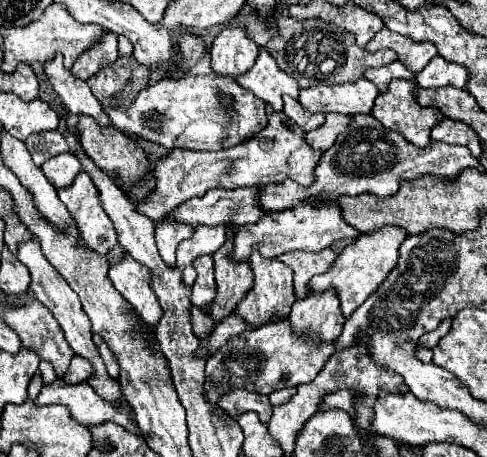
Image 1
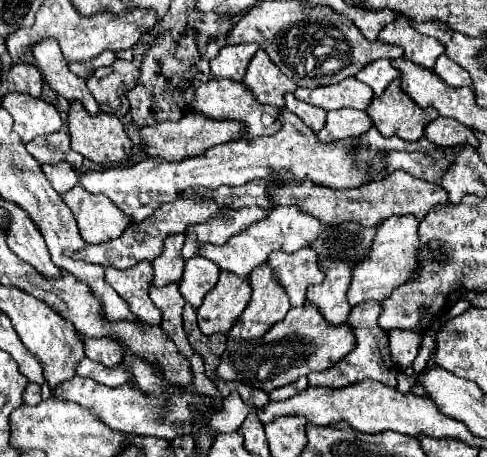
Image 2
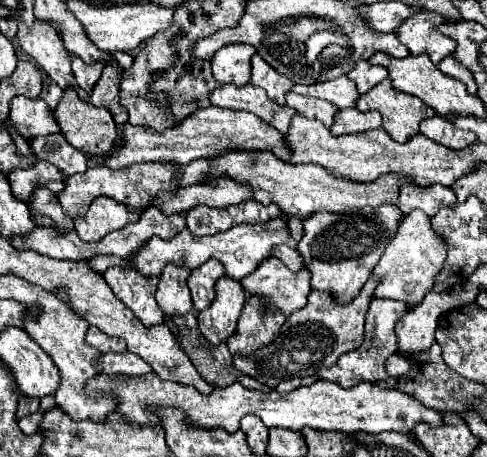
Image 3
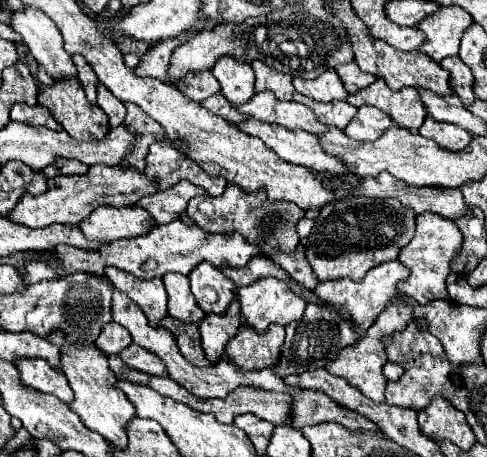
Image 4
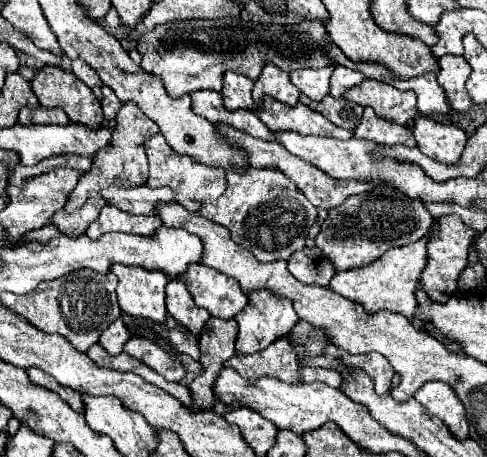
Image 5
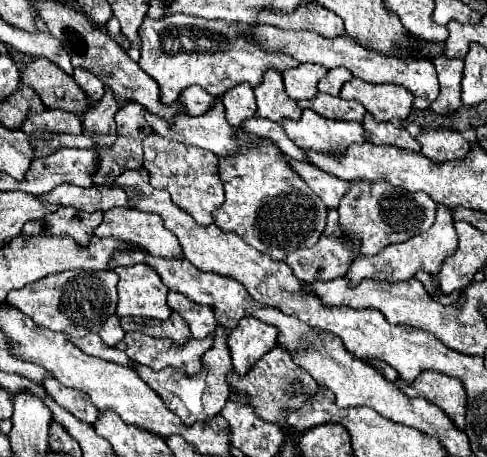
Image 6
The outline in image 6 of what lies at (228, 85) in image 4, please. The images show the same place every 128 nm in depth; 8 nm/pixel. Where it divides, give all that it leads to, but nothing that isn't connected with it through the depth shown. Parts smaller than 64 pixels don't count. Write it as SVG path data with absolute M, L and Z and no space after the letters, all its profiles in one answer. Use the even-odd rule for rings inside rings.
M236 84L222 96L222 102L226 106L226 120L232 128L240 128L256 114L256 98L250 84Z

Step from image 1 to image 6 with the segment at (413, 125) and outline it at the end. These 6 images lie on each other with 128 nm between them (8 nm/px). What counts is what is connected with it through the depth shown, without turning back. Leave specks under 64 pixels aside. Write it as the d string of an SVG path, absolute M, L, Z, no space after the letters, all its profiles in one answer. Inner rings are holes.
M350 78L340 90L340 98L364 104L378 122L404 120L412 110L412 94L400 84L370 84Z

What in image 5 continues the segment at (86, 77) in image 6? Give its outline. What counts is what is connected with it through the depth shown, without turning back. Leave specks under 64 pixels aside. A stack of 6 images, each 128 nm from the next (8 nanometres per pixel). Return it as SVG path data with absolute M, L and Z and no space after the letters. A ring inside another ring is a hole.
M74 60L72 64L70 64L70 70L72 70L72 74L76 76L76 78L80 78L88 88L92 88L92 92L100 98L102 96L102 80L98 78L98 74L96 74L96 70L92 70L86 62L82 62L82 60Z

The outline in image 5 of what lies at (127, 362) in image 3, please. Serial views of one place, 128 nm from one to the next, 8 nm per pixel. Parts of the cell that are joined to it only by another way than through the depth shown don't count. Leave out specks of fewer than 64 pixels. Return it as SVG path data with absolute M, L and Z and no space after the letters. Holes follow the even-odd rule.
M130 338L124 344L124 352L128 352L130 356L134 356L136 360L148 364L150 368L154 368L160 376L164 376L170 382L182 382L184 380L184 364L172 356L170 352L166 352L162 346L158 346L156 342L148 340L148 338Z

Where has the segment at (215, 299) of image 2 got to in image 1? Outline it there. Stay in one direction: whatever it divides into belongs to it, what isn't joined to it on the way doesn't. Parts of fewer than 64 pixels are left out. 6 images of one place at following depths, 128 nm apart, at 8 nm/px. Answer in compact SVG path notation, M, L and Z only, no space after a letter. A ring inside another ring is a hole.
M228 226L228 240L226 244L214 254L214 268L216 268L216 300L210 304L208 316L218 324L228 316L228 312L234 312L240 300L248 294L252 288L252 270L248 262L236 264L228 260L230 248L234 244L234 228Z

